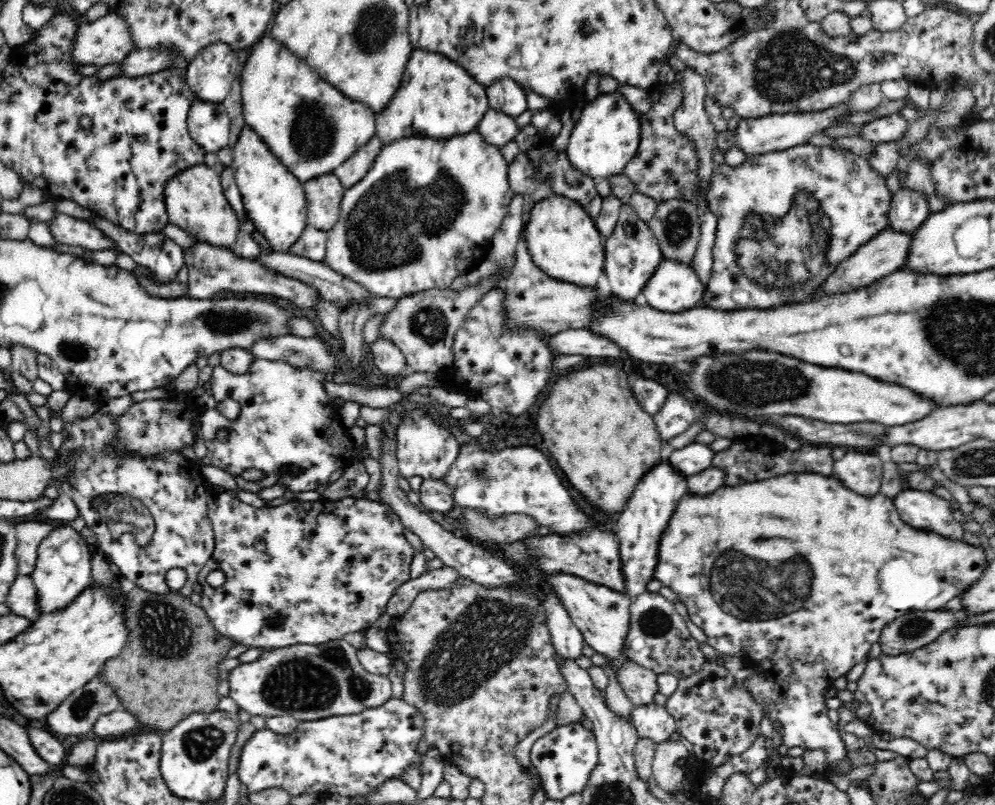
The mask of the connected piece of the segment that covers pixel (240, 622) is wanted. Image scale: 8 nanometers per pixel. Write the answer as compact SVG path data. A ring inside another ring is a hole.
M291 491L288 492L288 496L282 496L280 503L275 507L254 508L252 505L240 501L232 492L219 492L209 497L207 509L215 537L215 550L208 563L198 574L197 583L204 589L201 594L200 606L204 609L215 630L228 637L234 644L270 650L292 645L318 645L343 639L348 632L365 632L375 626L376 620L386 612L386 606L394 592L410 579L410 565L414 559L415 550L406 540L406 536L403 534L405 527L396 512L380 500L354 496L338 500L320 498L316 501L304 501L300 500L299 493ZM215 570L225 574L226 582L220 588L212 588L206 582L206 576Z

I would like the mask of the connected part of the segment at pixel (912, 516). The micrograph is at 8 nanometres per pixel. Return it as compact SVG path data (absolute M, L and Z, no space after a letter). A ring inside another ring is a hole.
M904 488L894 497L904 523L916 530L932 531L952 541L964 541L964 528L954 520L948 500L932 491Z

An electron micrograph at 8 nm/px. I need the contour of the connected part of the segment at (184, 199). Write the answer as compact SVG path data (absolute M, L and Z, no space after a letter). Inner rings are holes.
M205 163L184 170L180 177L172 178L164 190L164 203L168 211L169 222L178 225L198 241L212 246L232 247L239 237L240 221L238 213L228 203L221 176Z

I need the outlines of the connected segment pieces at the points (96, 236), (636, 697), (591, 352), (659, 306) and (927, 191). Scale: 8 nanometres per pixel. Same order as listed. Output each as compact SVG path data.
M58 213L47 225L59 244L82 246L90 251L118 249L111 238L89 221Z
M630 661L617 670L617 680L634 706L654 703L654 695L659 692L657 674Z
M590 329L562 330L556 334L546 336L547 345L553 349L554 353L560 355L582 355L590 356L592 360L608 356L620 358L626 356L622 348L618 348L615 342L605 336L594 334Z
M663 260L642 293L653 309L678 313L700 306L704 288L691 266L675 260Z
M912 159L907 171L908 178L906 178L905 188L926 195L932 212L941 211L946 207L945 202L937 196L936 183L932 179L930 165L926 161Z

